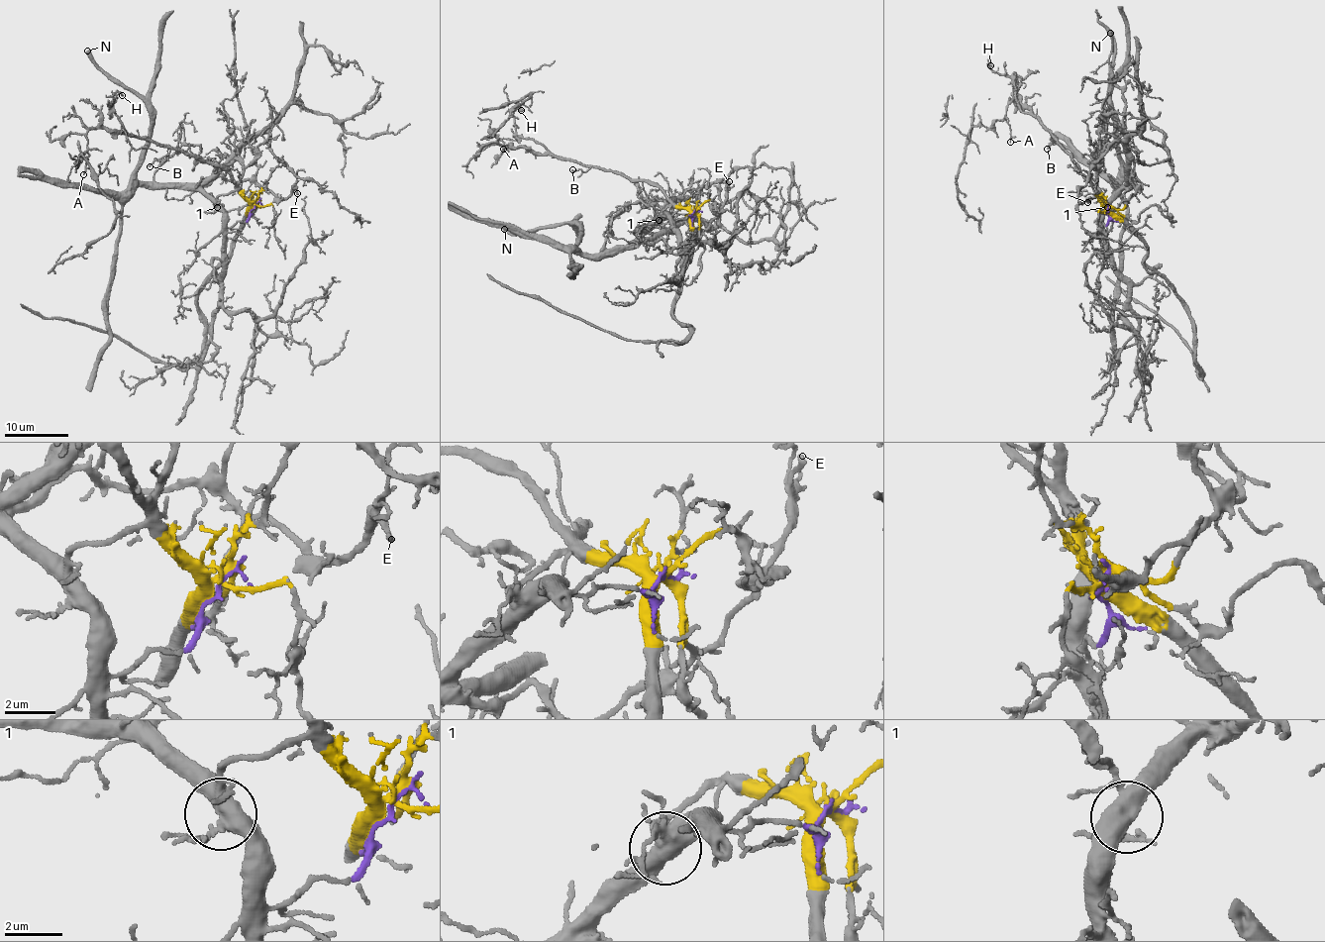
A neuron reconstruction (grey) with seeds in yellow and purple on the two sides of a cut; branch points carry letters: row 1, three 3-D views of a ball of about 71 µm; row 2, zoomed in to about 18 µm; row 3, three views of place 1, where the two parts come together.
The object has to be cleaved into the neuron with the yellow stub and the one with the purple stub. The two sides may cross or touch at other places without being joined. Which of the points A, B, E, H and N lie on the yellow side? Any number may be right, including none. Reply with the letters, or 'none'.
A, B, E, H

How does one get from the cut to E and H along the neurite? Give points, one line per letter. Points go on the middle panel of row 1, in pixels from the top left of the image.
E: (693, 212), (701, 228), (705, 229), (718, 216), (729, 181)
H: (693, 212), (680, 208), (658, 186), (558, 157), (534, 139), (520, 137), (513, 113), (521, 111)

